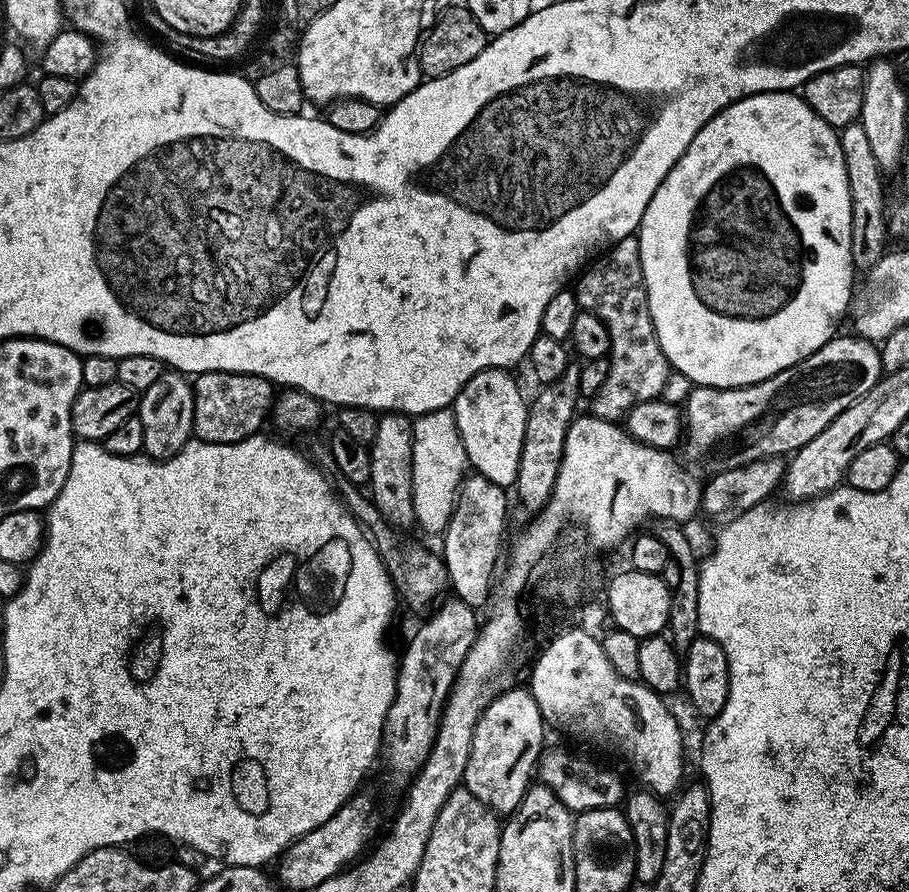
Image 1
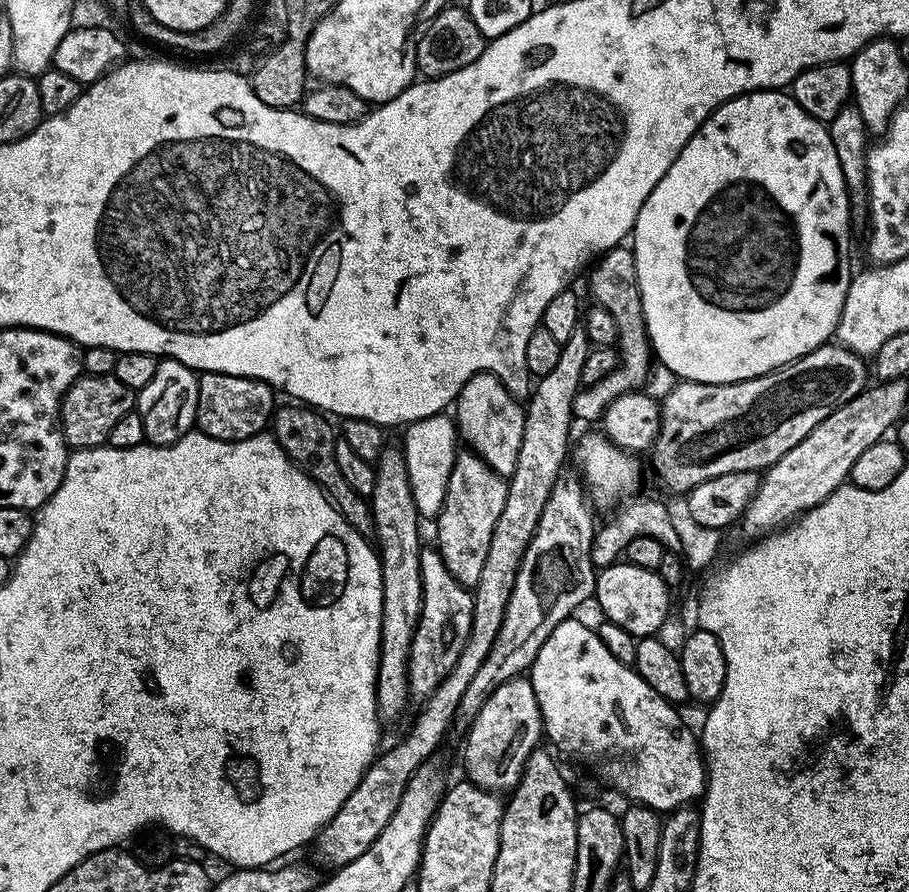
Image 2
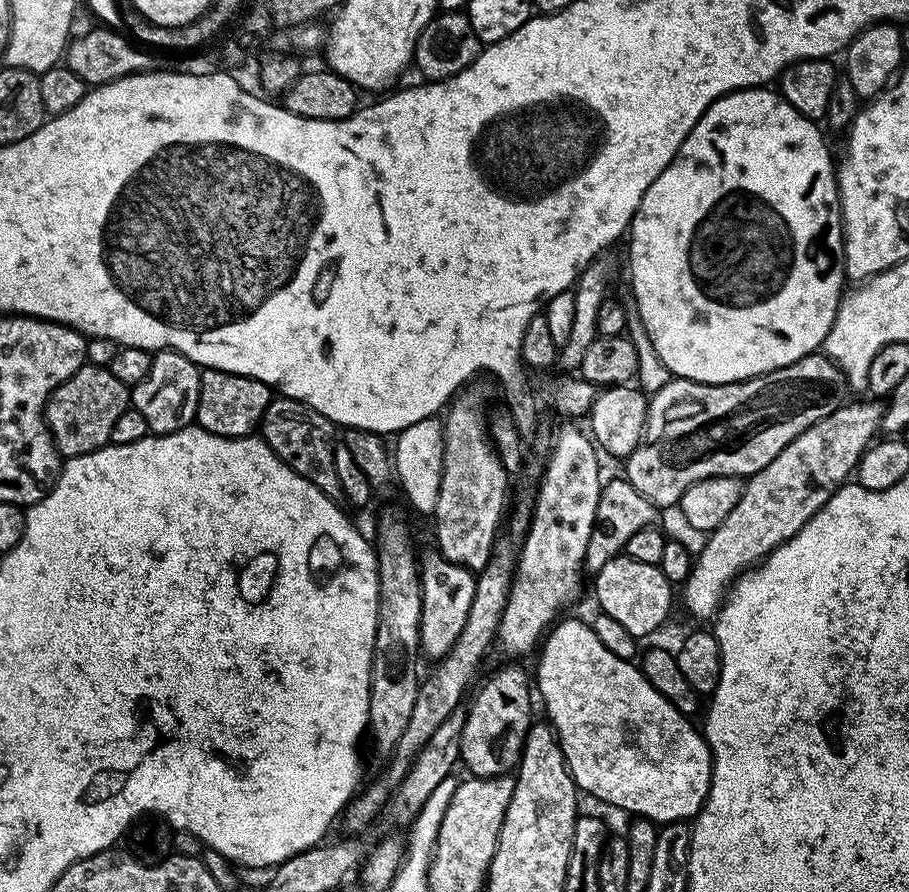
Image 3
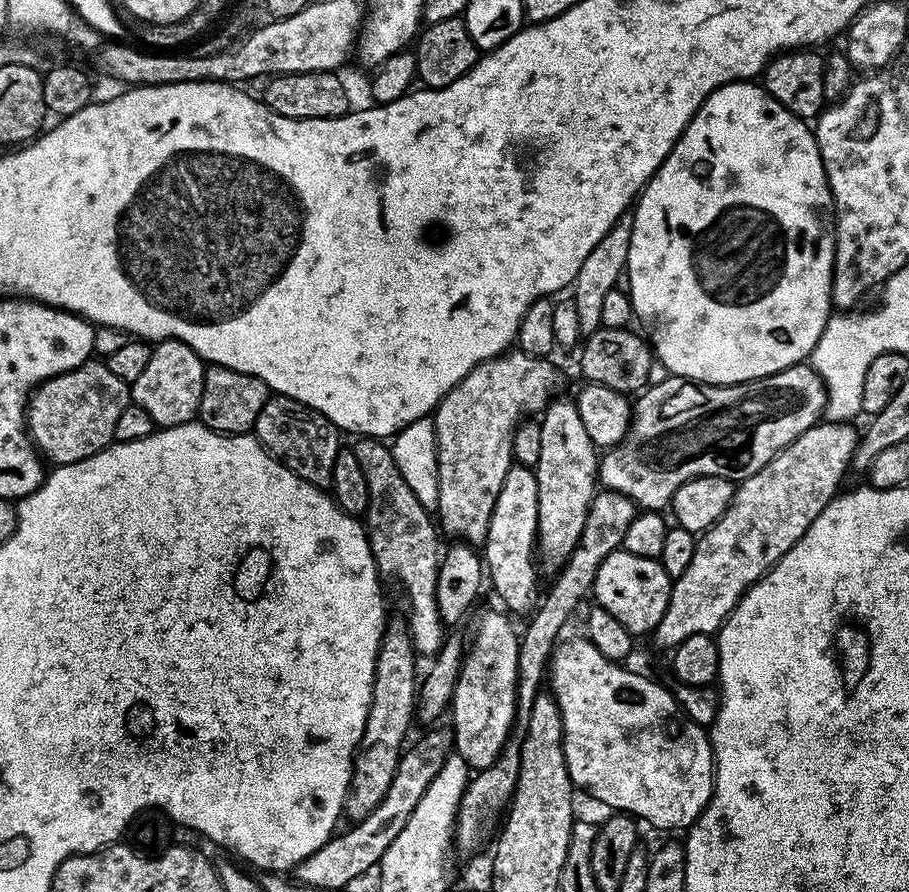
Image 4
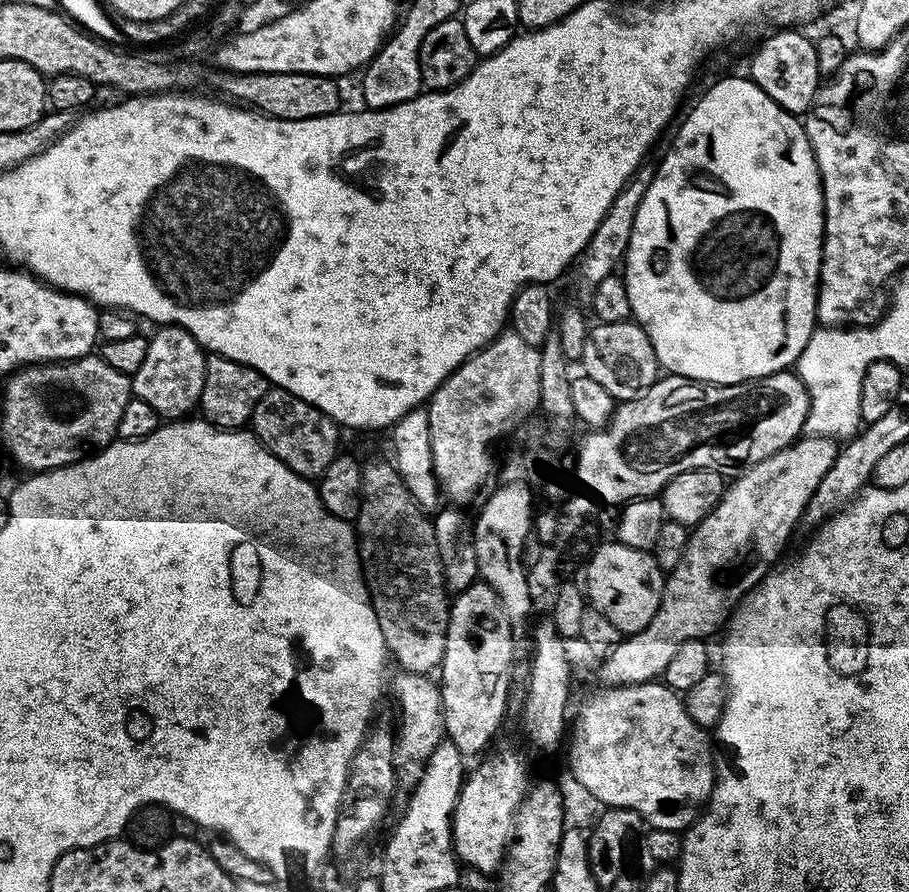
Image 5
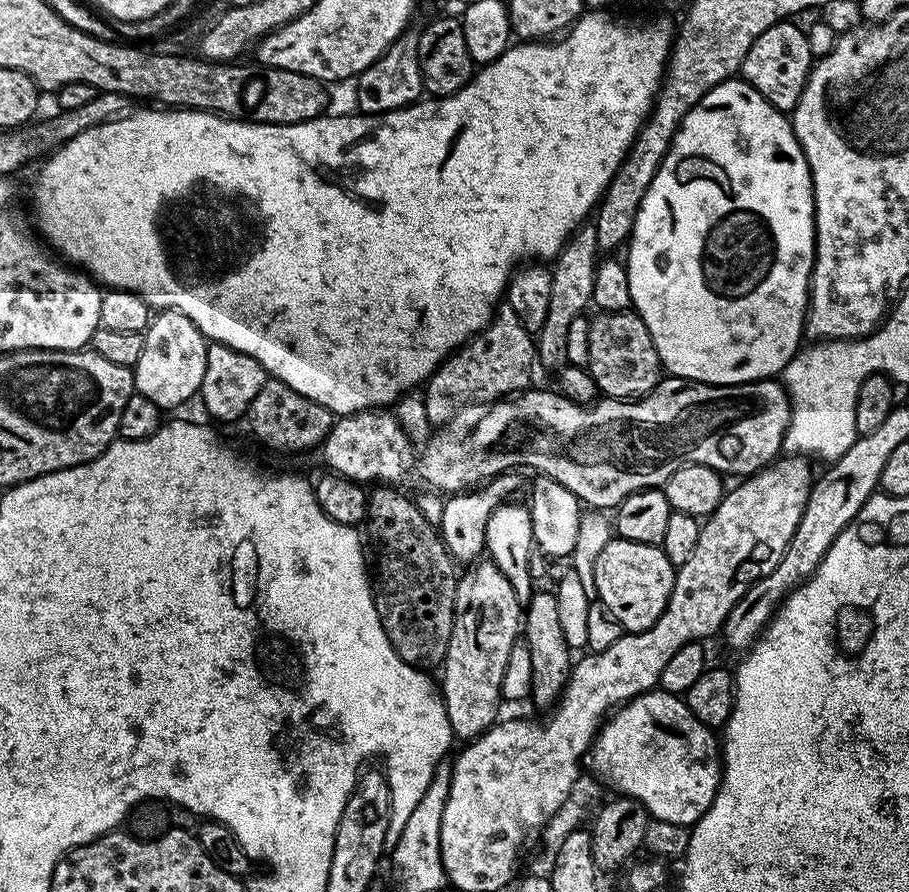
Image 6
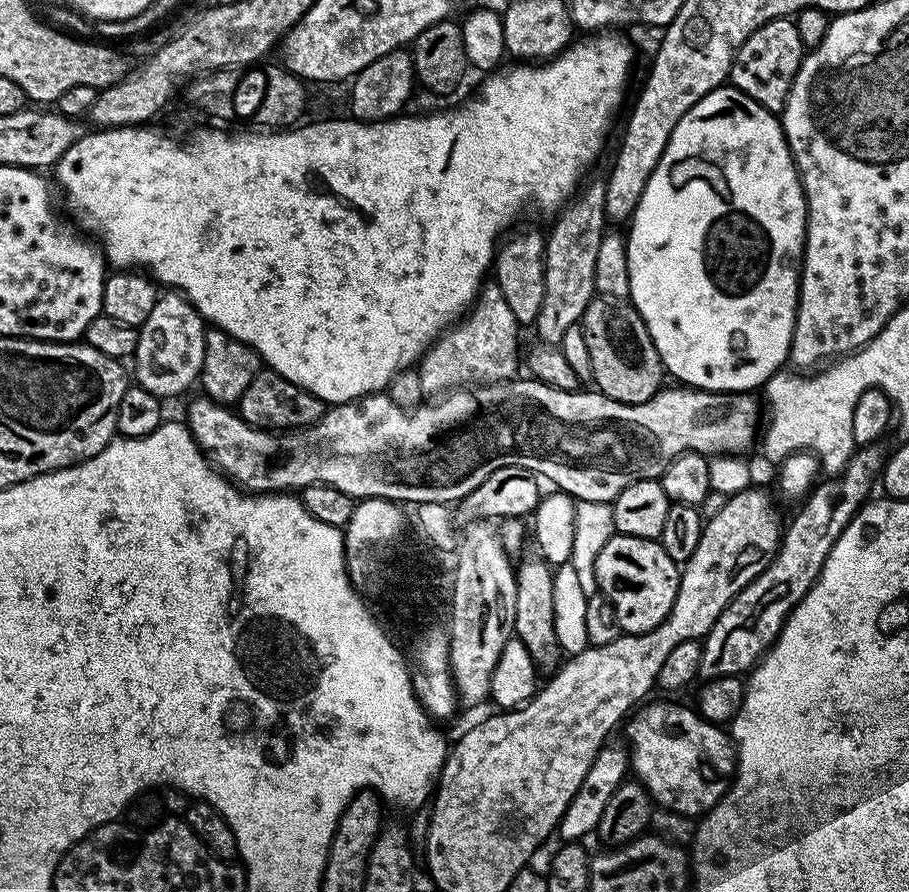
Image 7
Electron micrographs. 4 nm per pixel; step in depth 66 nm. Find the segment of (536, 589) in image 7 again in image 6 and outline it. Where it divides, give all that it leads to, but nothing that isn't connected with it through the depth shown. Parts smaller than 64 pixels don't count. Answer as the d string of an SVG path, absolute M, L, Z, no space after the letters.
M533 591L522 612L522 642L530 650L530 674L532 675L530 700L533 700L538 707L544 708L543 710L551 709L568 685L568 675L572 672L574 663L573 649L567 644L562 632L561 619L558 618L555 591Z

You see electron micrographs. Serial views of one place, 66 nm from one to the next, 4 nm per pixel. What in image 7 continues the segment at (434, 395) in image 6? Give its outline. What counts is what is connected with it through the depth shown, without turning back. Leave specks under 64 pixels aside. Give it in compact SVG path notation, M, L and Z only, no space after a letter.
M489 283L480 289L476 303L467 315L449 328L420 357L418 371L422 390L425 394L443 394L465 386L480 386L485 382L513 379L519 373L516 371L522 368L520 332L521 325L517 324L510 306L506 306L502 290L496 283Z

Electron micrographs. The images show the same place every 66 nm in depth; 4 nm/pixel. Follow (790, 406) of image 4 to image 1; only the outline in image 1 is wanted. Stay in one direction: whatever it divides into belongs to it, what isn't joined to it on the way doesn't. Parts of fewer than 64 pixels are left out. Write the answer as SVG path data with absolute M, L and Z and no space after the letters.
M837 334L802 362L757 384L747 384L741 388L693 387L686 401L686 431L682 436L683 459L689 465L697 464L700 468L708 468L709 473L714 473L767 456L787 457L806 446L810 438L818 438L818 434L822 434L822 430L826 430L826 426L830 426L830 422L834 422L834 418L838 418L842 410L846 410L868 393L878 383L881 375L880 349L873 341L855 334Z

